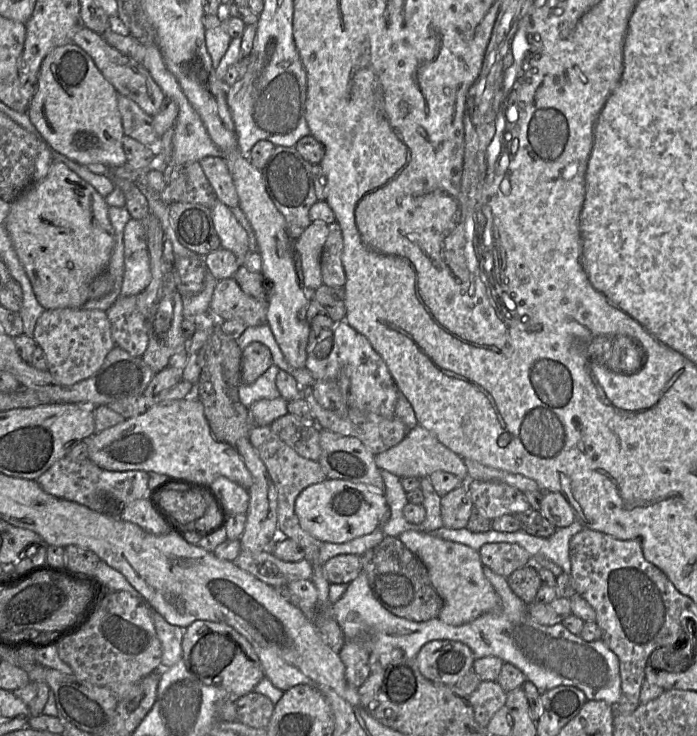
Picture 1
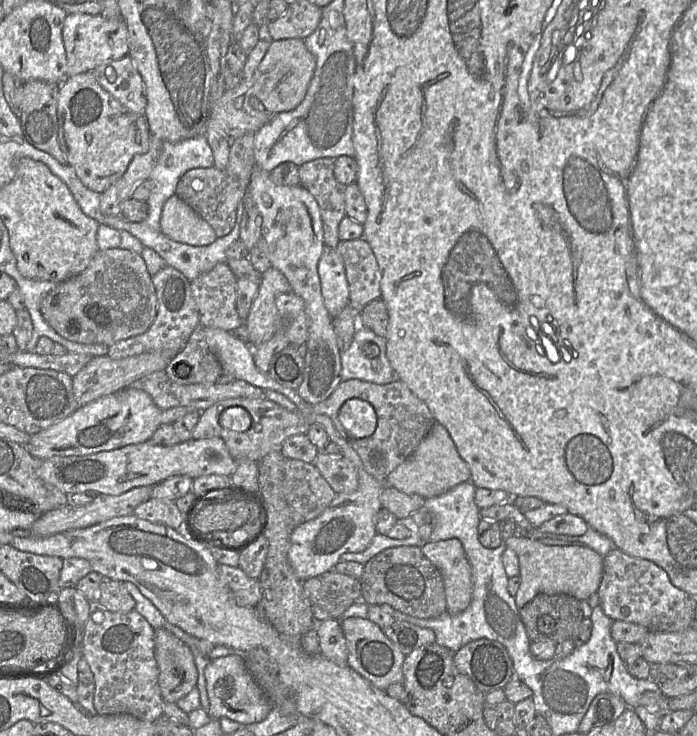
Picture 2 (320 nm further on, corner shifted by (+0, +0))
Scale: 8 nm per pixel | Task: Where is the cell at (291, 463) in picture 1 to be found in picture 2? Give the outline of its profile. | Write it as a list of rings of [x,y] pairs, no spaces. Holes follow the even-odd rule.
[[[349,617],[340,621],[346,638],[347,664],[380,690],[403,683],[403,662],[406,655],[383,633],[382,629],[368,618]]]

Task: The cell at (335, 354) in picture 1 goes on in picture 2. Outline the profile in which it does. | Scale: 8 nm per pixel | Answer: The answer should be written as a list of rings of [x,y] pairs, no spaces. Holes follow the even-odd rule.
[[[326,247],[318,263],[321,292],[326,309],[332,319],[349,304],[349,284],[345,265],[336,248]]]

